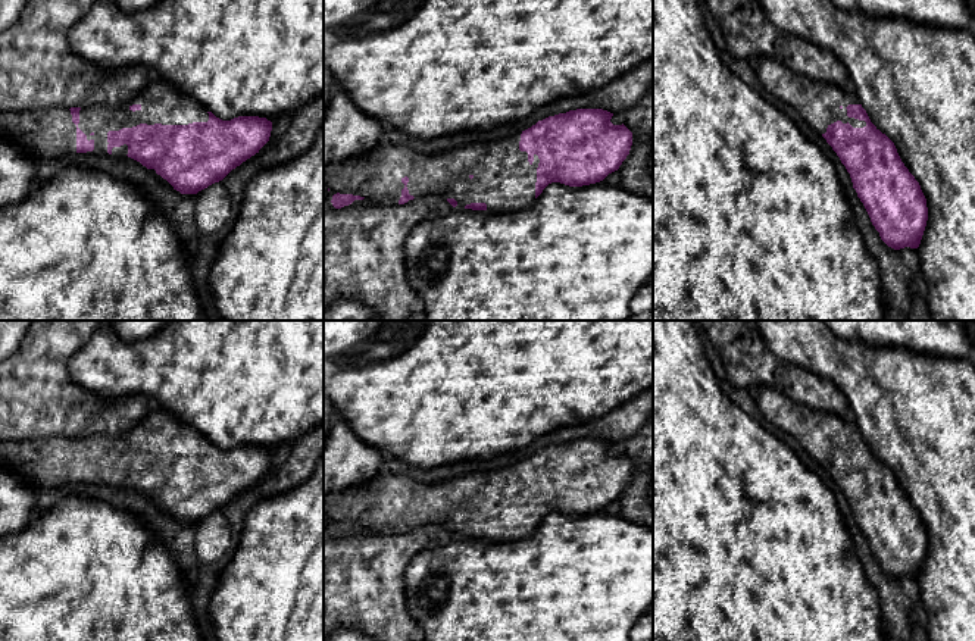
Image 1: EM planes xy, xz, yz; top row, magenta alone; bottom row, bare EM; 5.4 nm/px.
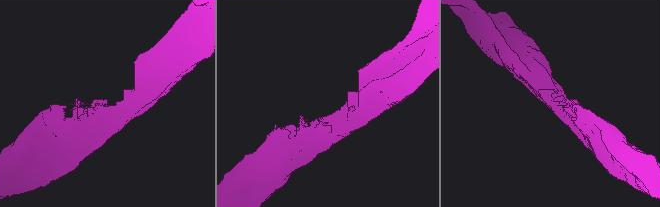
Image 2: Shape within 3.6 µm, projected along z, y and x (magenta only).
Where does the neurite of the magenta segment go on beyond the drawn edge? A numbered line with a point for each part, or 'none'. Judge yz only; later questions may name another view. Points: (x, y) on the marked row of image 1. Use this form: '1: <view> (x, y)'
1: yz (818, 102)

